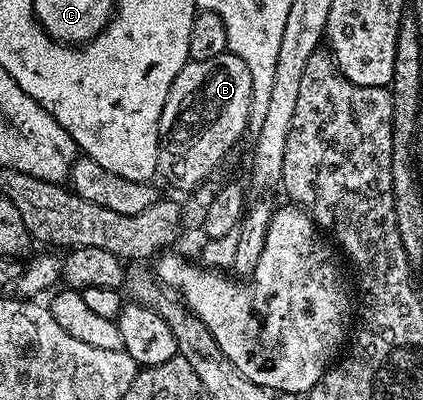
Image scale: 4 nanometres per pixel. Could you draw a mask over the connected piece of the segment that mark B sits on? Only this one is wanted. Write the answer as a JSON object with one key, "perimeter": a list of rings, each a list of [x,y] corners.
{"perimeter":[[[228,50],[216,58],[190,60],[176,74],[172,82],[172,90],[168,94],[168,102],[164,102],[164,110],[160,114],[158,127],[158,172],[166,175],[178,188],[193,190],[205,185],[206,180],[218,168],[218,163],[234,148],[234,143],[248,132],[250,122],[250,101],[252,94],[252,74],[248,74],[248,66],[240,58],[236,58]]]}

